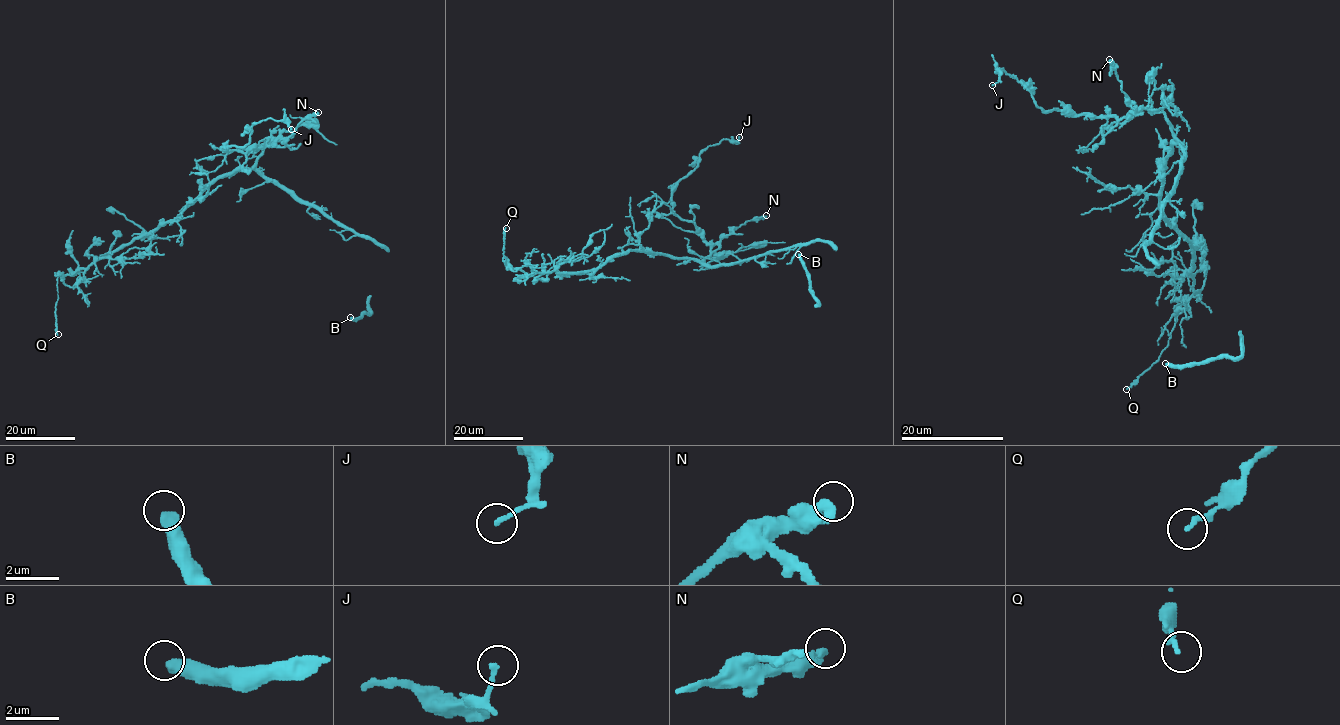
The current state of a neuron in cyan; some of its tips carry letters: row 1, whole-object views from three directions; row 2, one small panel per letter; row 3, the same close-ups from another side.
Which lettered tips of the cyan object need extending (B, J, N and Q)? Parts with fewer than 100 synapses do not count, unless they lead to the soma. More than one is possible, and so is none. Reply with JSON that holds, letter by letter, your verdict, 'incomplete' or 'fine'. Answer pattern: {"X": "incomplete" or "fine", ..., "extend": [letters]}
{"B": "incomplete", "J": "fine", "N": "fine", "Q": "fine", "extend": ["B"]}

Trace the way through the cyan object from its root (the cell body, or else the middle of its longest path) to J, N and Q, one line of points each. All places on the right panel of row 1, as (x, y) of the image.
J: (1176, 144), (1162, 112), (1134, 108), (1119, 118), (1043, 111), (1002, 68), (992, 85)
N: (1176, 144), (1171, 125), (1162, 112), (1137, 111), (1132, 107), (1109, 59)
Q: (1176, 144), (1166, 158), (1160, 211), (1191, 243), (1197, 291), (1180, 303), (1160, 357), (1126, 389)

